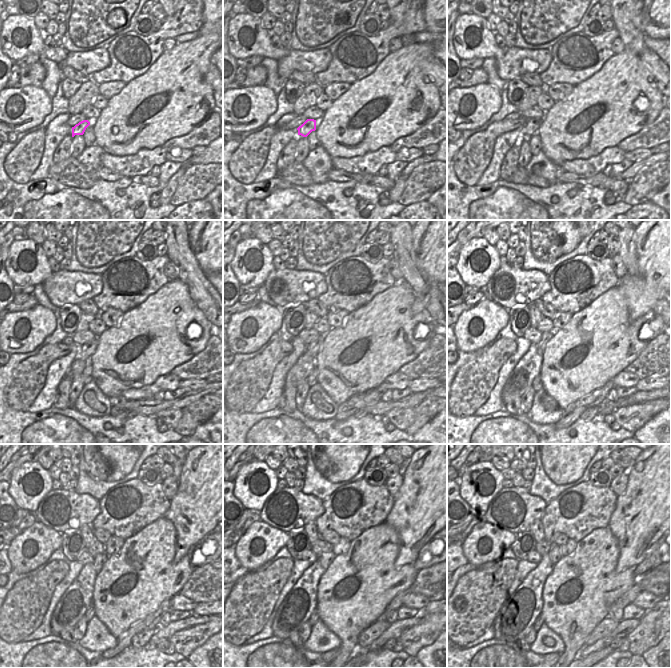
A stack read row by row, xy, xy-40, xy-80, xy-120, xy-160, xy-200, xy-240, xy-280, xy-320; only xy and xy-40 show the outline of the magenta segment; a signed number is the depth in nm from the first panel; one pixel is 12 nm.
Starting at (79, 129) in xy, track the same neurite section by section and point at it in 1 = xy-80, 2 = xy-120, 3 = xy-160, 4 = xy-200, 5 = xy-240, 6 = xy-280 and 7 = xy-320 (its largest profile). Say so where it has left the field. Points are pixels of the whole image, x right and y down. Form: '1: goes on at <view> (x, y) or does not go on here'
1: goes on at xy-80 (532, 125)
2: goes on at xy-120 (86, 350)
3: goes on at xy-160 (313, 348)
4: goes on at xy-200 (546, 336)
5: goes on at xy-240 (100, 559)
6: goes on at xy-280 (326, 558)
7: goes on at xy-320 (554, 553)

